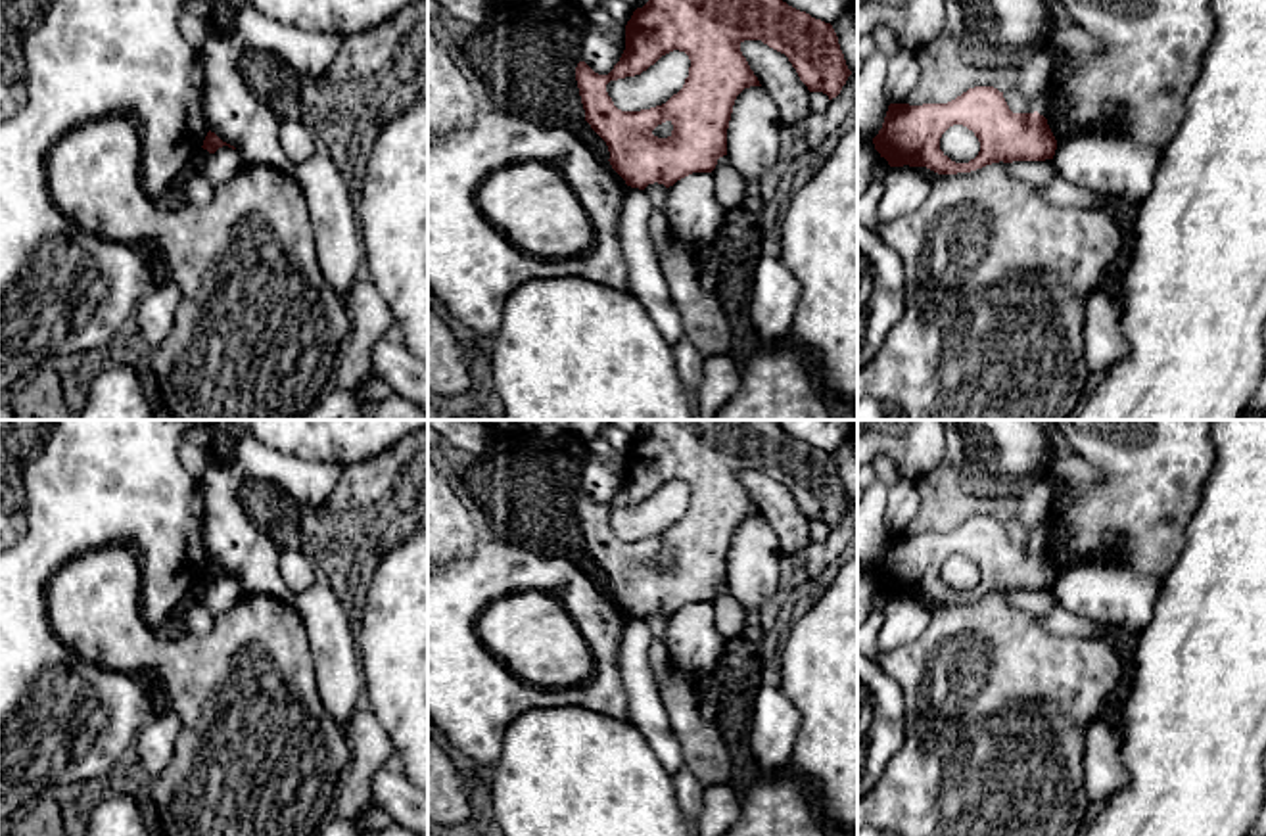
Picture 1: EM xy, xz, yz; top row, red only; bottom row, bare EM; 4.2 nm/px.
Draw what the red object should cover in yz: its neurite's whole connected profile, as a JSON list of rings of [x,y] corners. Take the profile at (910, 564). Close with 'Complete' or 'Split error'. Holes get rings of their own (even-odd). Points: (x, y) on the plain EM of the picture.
[[[974,516],[948,533],[890,533],[875,579],[890,596],[926,596],[938,604],[957,604],[992,592],[1053,589],[1057,569],[1047,548],[1013,543],[994,516]],[[963,554],[974,562],[980,581],[969,592],[955,592],[940,579],[942,564]]]. Complete

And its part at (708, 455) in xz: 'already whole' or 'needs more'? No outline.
already whole

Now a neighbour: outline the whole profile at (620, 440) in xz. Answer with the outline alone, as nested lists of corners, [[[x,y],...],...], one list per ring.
[[[606,424],[598,435],[602,435],[614,449],[614,453],[618,454],[627,454],[627,451],[631,449],[635,437],[631,437],[627,431],[612,426],[612,424]]]

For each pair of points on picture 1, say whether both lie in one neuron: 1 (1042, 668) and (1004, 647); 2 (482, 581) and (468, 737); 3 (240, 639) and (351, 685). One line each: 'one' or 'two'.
1: one
2: one
3: two

